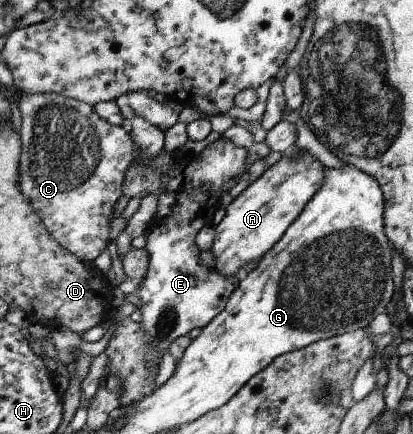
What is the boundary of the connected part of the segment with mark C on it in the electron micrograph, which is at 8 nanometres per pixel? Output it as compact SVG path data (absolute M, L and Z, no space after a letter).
M22 93L18 110L21 118L19 191L45 225L49 237L82 262L93 262L108 244L111 211L121 195L123 175L131 167L131 137L125 127L115 127L101 119L92 106L54 93Z

